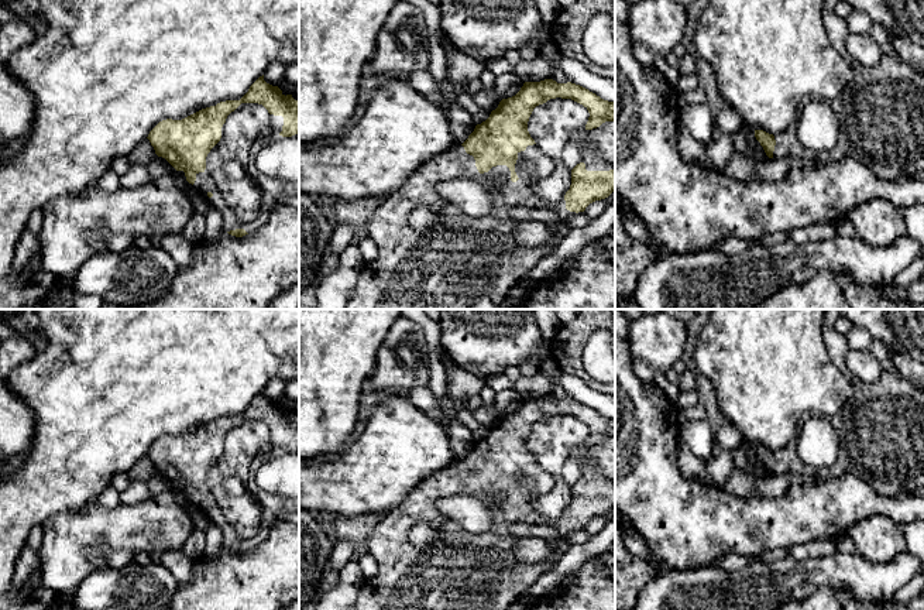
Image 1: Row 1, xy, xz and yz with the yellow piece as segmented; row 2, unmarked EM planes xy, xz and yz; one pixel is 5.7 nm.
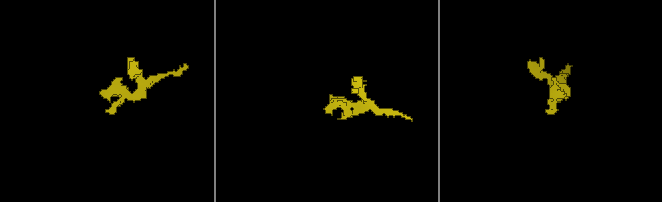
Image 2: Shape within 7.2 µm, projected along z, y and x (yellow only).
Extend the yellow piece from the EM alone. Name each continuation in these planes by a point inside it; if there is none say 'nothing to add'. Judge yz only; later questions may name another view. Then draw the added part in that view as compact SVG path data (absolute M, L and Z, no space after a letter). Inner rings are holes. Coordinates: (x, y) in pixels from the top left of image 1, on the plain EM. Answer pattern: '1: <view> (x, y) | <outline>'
1: yz (880, 432) | M896 369L883 371L873 383L865 383L855 374L851 374L848 380L853 390L851 402L829 417L839 442L837 462L827 467L808 467L798 458L797 445L789 443L774 452L773 474L815 474L824 480L855 474L882 496L911 493L914 489L924 487L924 393Z

